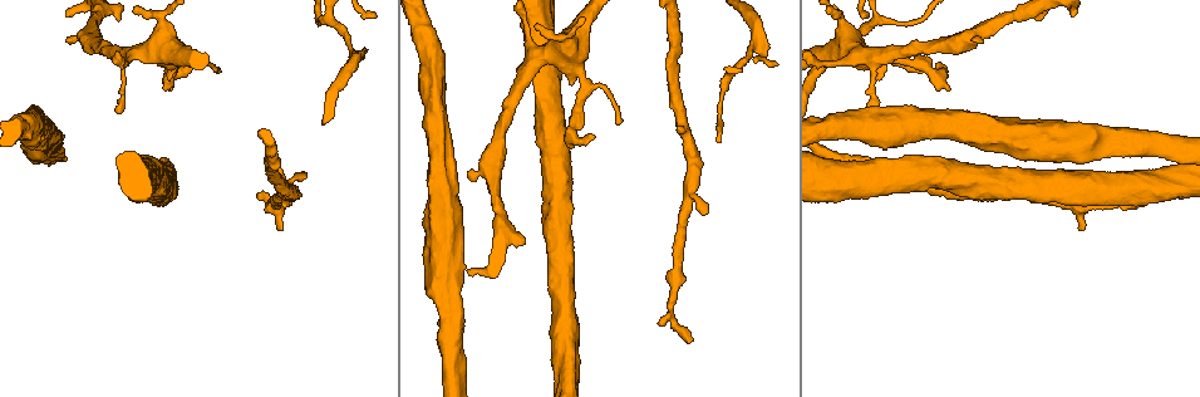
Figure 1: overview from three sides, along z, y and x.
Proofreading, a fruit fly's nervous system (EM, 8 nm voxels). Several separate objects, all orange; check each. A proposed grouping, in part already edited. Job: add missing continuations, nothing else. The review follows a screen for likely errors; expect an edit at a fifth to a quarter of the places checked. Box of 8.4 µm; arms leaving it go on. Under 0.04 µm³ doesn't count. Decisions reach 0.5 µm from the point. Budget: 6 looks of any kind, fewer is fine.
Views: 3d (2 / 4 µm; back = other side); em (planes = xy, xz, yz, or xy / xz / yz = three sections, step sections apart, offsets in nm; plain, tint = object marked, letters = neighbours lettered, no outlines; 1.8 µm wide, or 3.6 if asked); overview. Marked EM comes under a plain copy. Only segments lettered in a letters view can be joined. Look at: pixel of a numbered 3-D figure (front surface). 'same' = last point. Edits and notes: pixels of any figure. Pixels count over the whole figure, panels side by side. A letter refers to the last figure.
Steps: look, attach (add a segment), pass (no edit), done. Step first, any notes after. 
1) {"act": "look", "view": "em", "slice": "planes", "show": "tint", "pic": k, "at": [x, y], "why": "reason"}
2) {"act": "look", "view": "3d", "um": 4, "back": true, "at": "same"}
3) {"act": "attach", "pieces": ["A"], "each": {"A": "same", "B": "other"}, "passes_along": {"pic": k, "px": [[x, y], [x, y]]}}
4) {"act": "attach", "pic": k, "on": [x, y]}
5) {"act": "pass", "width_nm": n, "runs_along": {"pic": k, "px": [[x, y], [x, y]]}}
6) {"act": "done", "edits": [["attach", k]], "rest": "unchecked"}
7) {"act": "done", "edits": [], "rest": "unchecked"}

{"act": "look", "view": "em", "slice": "planes", "show": "letters", "pic": 1, "at": [171, 91], "why": "an open end"}

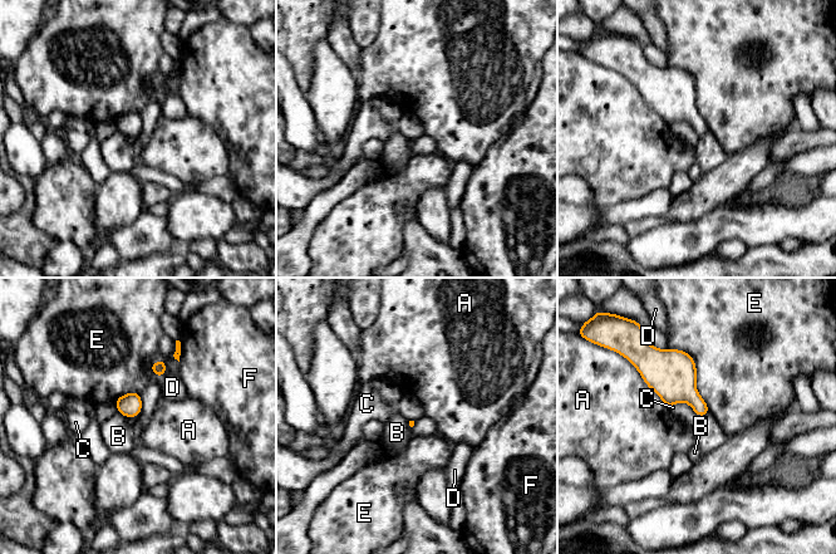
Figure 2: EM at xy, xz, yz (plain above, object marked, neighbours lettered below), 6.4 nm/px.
{"act": "pass", "longest_contact_nm": ["E", 500], "each": {"A": "other", "B": "other", "C": "other", "D": "other", "E": "other", "F": "other"}, "border": {"pic": 2, "px": [[670, 406], [685, 402], [699, 416]]}, "found": "no lettered segment goes on from it"}

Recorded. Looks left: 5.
{"act": "look", "view": "em", "slice": "yz", "step": 8, "show": "letters", "pic": 1, "at": [707, 212], "why": "branch stops here"}

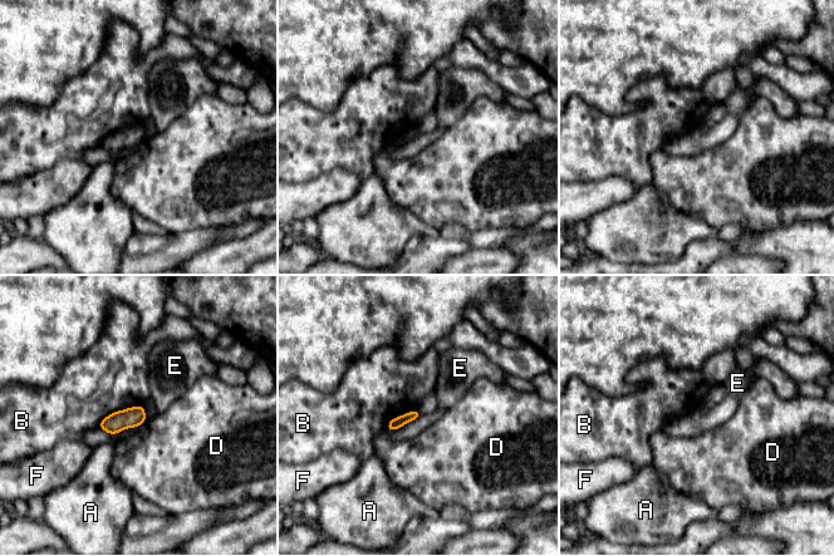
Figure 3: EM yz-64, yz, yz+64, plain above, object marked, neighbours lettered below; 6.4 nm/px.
{"act": "pass", "each": {"A": "other", "B": "other", "D": "other", "E": "other", "F": "other"}, "found": "none of them fits"}

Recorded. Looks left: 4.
{"act": "look", "view": "em", "slice": "xz", "step": 8, "show": "letters", "pic": 1, "at": [689, 342], "why": "tapers out"}

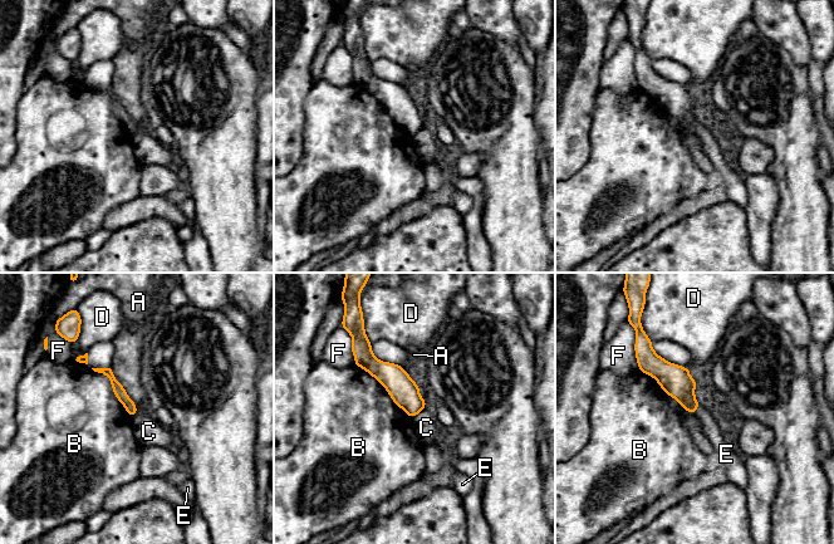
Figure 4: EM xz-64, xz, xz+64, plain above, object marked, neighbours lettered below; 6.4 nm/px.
{"act": "look", "view": "em", "slice": "planes", "show": "letters", "at": "same", "why": "another direction"}

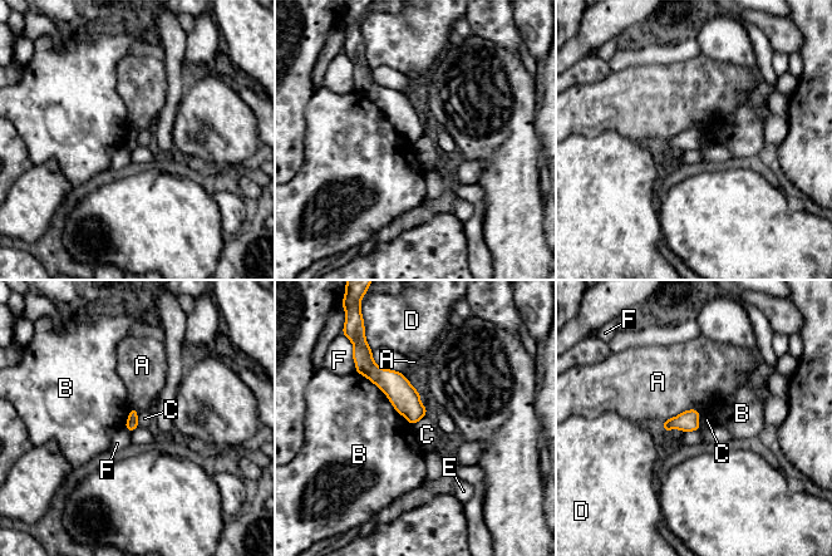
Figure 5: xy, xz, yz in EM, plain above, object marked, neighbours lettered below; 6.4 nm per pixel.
{"act": "pass", "each": {"A": "other", "B": "other", "C": "other", "D": "other", "E": "other", "F": "other"}, "found": "no lettered segment goes on from it"}

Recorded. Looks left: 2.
{"act": "done", "edits": [], "rest": "unchecked"}

